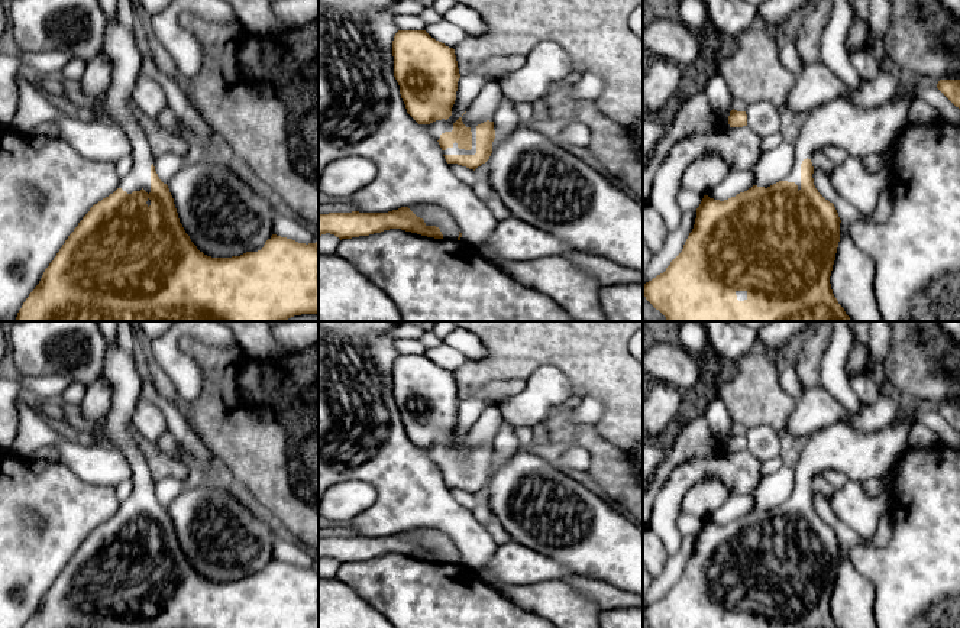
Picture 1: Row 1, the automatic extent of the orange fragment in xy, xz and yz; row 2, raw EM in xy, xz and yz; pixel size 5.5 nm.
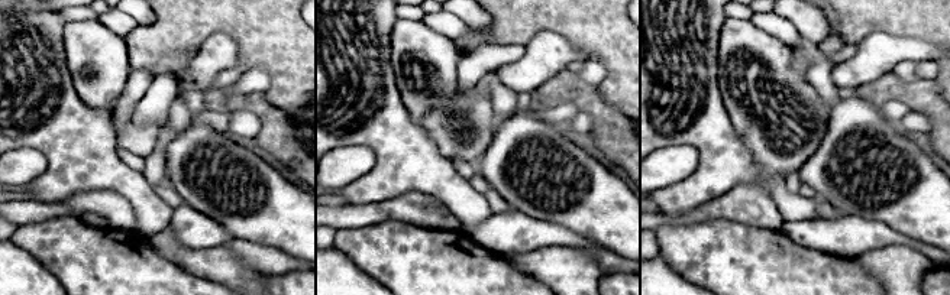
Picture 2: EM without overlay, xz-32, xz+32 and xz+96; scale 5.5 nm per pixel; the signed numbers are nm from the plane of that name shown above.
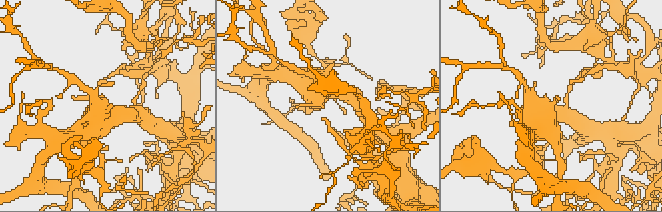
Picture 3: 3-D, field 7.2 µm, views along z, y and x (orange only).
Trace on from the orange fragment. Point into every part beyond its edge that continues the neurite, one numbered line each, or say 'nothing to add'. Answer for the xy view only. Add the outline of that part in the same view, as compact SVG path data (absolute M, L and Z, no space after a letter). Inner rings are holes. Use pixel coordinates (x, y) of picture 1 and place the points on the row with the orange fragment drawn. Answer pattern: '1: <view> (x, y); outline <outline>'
1: xy (119, 44); outline M116 17L113 23L106 26L100 52L110 58L113 69L103 106L114 124L127 135L132 145L133 169L119 181L117 188L127 194L143 188L149 194L153 156L143 129L129 109L129 100L133 97L142 67L142 54L136 36Z

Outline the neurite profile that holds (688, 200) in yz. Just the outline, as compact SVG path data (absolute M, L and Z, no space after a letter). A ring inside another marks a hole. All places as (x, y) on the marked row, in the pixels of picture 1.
M681 184L679 192L678 192L678 203L682 210L682 214L696 210L702 198L704 198L702 195L688 190L683 184Z

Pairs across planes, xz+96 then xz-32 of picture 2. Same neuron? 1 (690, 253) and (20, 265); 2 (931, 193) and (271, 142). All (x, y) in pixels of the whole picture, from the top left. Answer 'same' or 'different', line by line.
1: different
2: different

